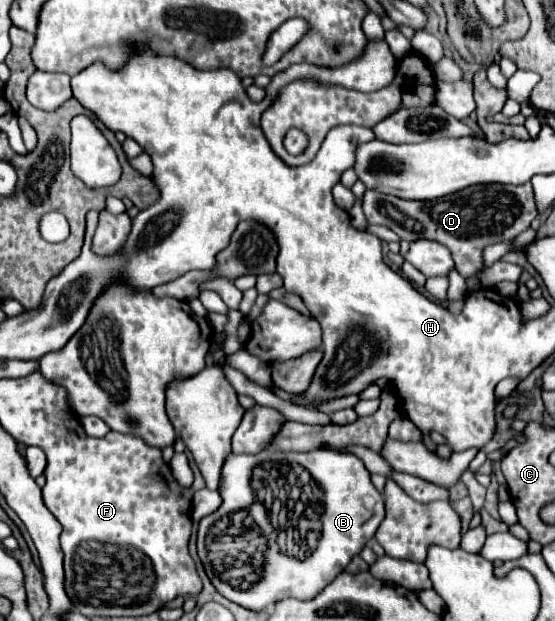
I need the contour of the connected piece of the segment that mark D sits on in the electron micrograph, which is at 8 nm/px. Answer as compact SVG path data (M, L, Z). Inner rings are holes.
M524 183L524 185L472 185L470 189L462 189L458 193L452 193L450 197L440 197L434 201L404 201L400 197L392 197L380 191L366 191L364 199L362 199L362 209L364 215L368 219L368 223L374 225L384 225L388 229L392 229L400 239L406 241L418 241L418 239L430 239L430 241L440 241L442 245L446 245L456 261L456 271L462 277L470 277L476 275L478 271L482 271L482 251L488 245L494 243L502 243L502 241L512 241L516 235L520 235L522 231L526 231L530 227L530 223L536 219L536 205L534 205L534 193L532 193L532 185Z

